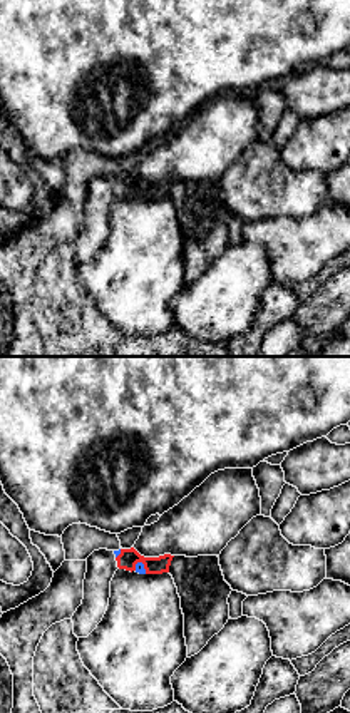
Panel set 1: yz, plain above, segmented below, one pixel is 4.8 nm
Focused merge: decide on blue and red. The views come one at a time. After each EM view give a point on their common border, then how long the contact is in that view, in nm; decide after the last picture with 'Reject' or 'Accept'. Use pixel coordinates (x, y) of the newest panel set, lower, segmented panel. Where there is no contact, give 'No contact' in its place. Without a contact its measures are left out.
Touches blue at (143, 566). Shared border 80 nm

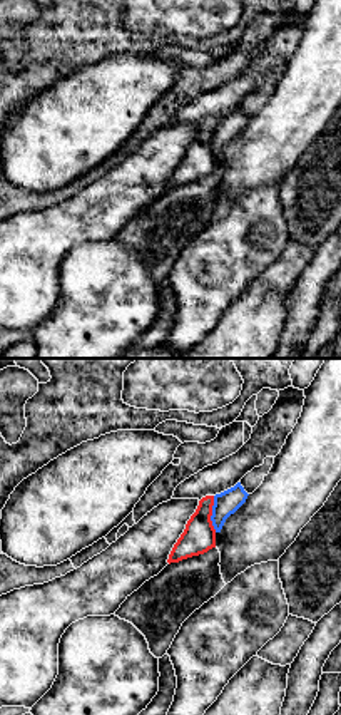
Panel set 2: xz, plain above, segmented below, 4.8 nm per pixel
Touches blue at (213, 514). Shared border 180 nm

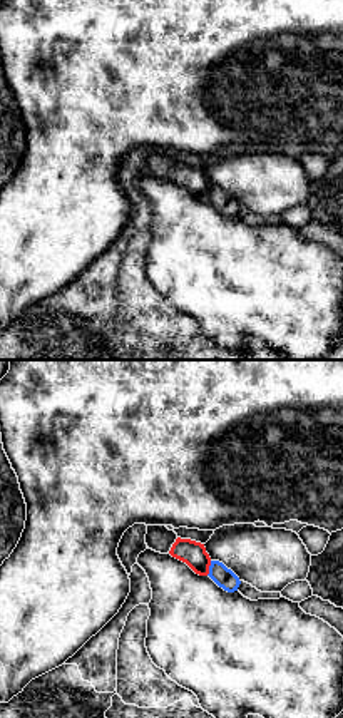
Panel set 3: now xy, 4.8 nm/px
Touches blue at (209, 568). Shared border 80 nm

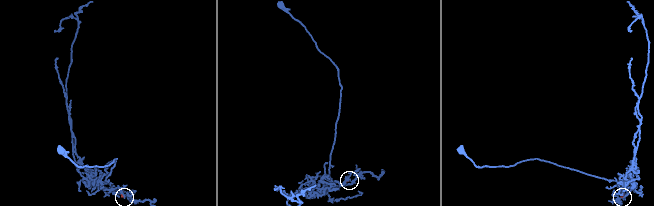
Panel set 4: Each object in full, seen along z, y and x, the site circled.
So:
Reject

